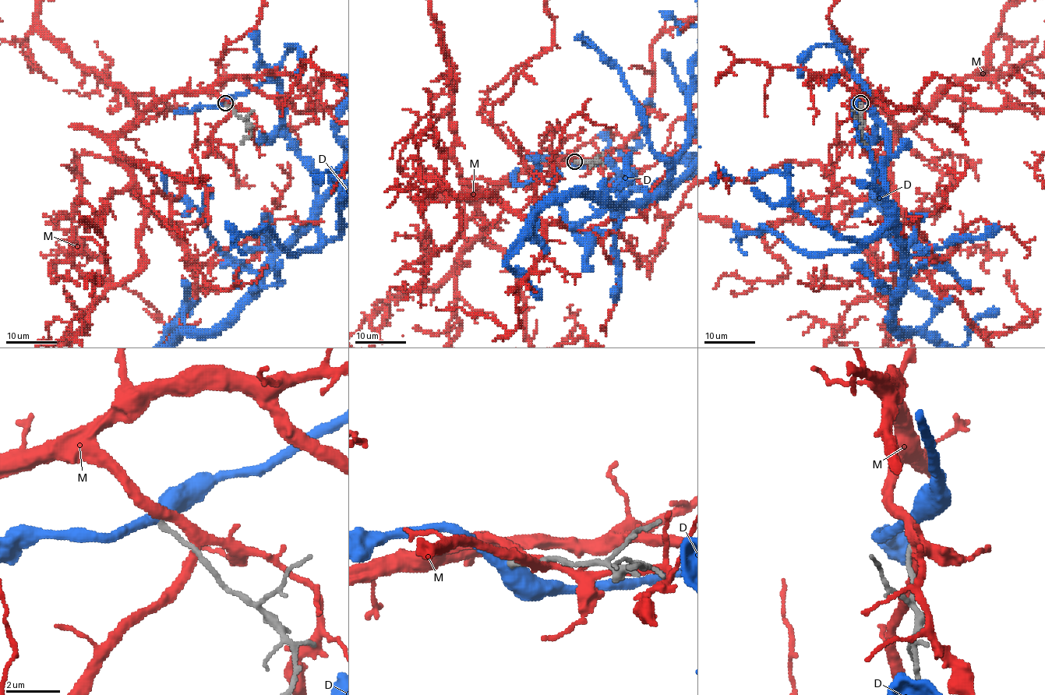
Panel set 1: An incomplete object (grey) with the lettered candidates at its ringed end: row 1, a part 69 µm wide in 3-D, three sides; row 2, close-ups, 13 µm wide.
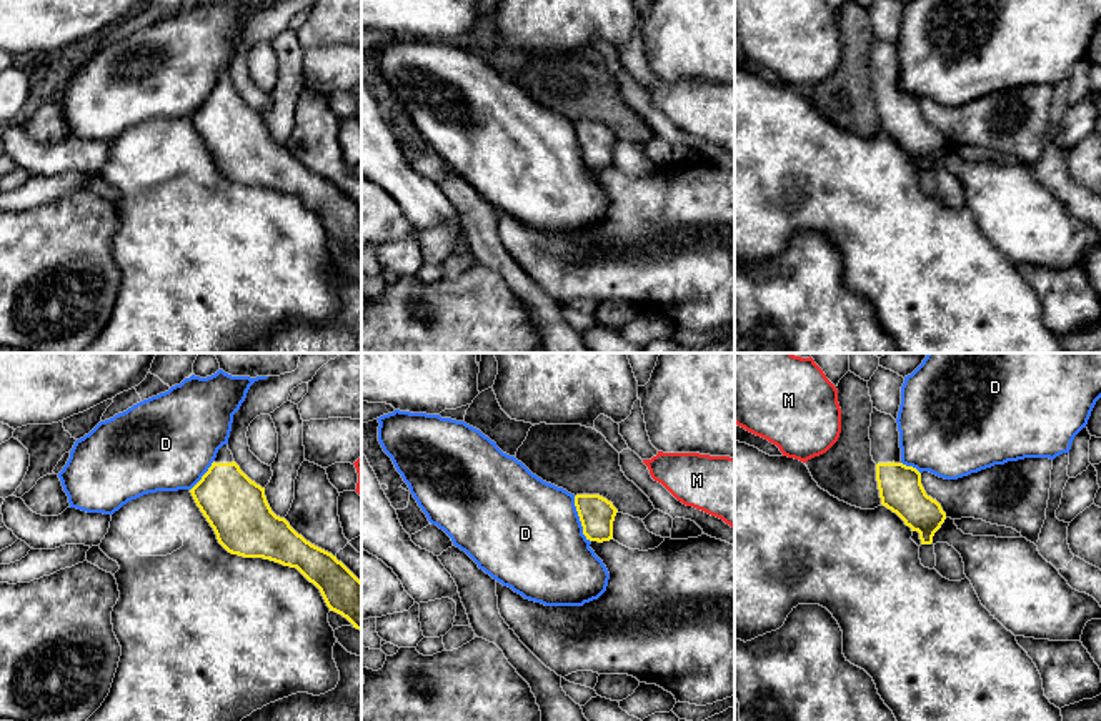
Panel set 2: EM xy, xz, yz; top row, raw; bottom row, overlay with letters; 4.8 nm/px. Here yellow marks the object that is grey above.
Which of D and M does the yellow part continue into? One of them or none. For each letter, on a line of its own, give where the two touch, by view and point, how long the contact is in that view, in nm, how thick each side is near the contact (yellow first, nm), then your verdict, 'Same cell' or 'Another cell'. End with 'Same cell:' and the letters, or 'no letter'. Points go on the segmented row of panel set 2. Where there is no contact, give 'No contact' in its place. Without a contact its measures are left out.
D: Touches yellow at xz (580, 520). Shared border 240 nm. Thickness 170 nm (yellow) against 500 nm. Another cell
M: No contact. Another cell
Same cell: no letter

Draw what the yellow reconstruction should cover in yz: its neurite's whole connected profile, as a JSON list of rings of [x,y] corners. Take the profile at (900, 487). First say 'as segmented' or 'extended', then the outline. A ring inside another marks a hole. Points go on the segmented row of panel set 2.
extended | [[[873,408],[869,440],[881,505],[896,513],[911,531],[918,531],[921,544],[931,544],[946,513],[926,495],[921,473],[901,463],[896,420]]]

